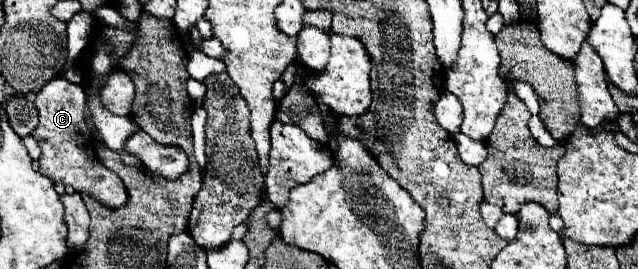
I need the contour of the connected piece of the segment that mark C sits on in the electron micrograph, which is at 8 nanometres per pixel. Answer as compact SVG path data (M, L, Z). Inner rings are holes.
M56 78L48 82L42 88L42 92L36 94L34 104L38 108L40 122L32 132L32 136L42 148L40 172L52 180L62 180L64 184L72 184L76 192L86 190L104 206L122 208L128 200L122 180L108 168L102 168L102 164L94 156L94 148L90 148L94 146L94 139L92 132L86 126L86 116L84 116L84 106L86 106L84 88L78 84L70 84L66 78ZM62 142L72 142L72 144L62 144Z

